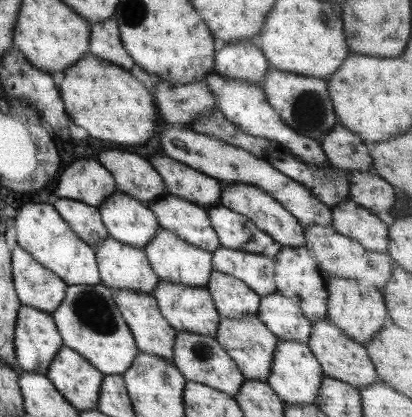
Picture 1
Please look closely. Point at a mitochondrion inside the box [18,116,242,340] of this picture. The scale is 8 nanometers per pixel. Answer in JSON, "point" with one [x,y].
{"point":[90,306]}

